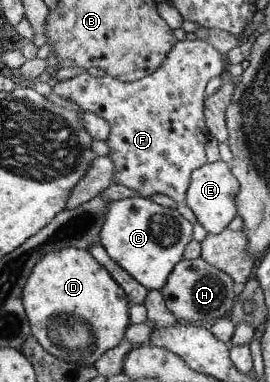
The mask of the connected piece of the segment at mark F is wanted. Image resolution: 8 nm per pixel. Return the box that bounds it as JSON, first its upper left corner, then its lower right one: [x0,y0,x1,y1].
[52,37,223,203]

